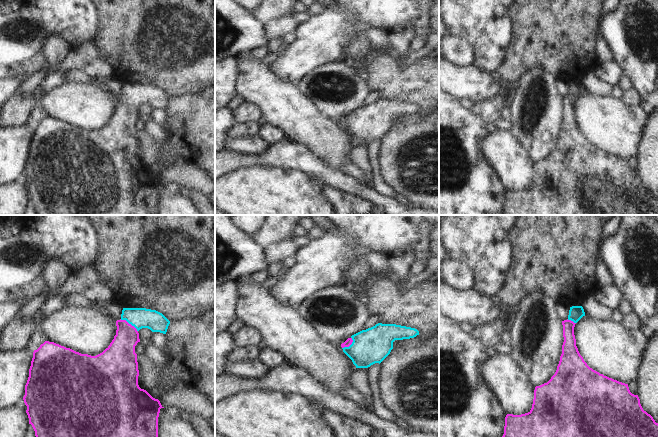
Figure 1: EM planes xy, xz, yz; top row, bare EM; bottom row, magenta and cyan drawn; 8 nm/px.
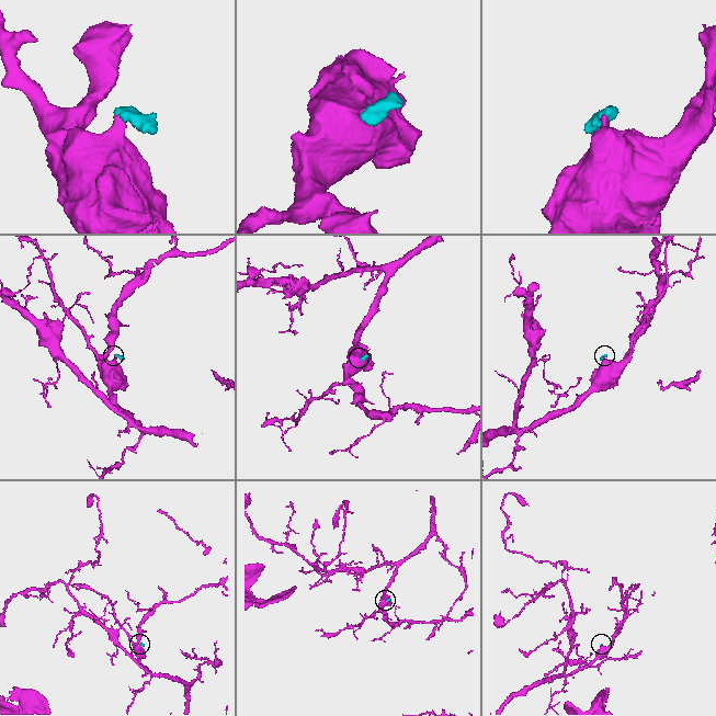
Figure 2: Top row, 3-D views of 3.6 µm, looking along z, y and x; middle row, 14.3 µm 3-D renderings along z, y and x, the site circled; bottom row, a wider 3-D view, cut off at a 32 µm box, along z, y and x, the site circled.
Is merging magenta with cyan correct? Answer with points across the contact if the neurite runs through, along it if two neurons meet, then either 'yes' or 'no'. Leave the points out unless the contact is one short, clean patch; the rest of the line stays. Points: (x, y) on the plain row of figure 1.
runs through xy (120, 129), (127, 113), (128, 99), (133, 95), (140, 94); yes

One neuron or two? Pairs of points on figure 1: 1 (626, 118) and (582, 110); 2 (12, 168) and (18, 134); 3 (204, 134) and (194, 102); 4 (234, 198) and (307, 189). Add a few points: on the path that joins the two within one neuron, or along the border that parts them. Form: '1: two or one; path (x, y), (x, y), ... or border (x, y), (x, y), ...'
1: one; path (615, 118), (599, 118), (593, 113)
2: one; path (12, 160), (12, 144), (14, 142)
3: one; path (198, 126), (194, 122), (194, 110)
4: one; path (252, 198), (289, 198)

